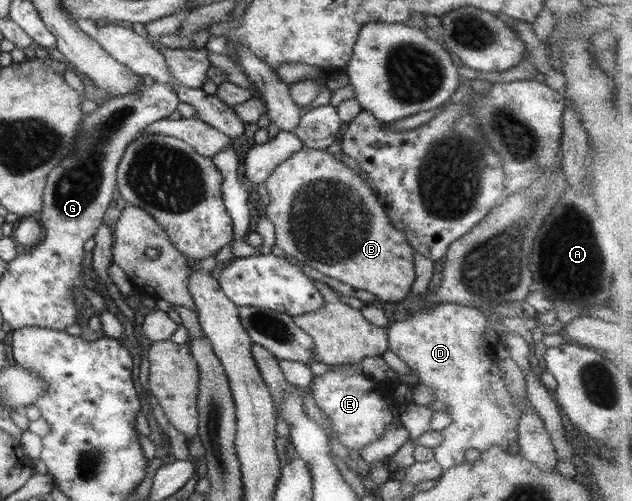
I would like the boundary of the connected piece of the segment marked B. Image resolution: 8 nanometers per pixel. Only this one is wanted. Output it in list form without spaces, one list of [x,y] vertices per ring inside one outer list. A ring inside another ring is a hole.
[[[302,148],[281,161],[265,179],[264,185],[269,199],[264,217],[273,224],[274,245],[283,253],[294,257],[299,264],[316,269],[325,277],[375,295],[377,300],[398,302],[409,296],[409,287],[415,279],[414,249],[399,231],[393,229],[374,190],[353,169],[335,161],[332,152]]]

